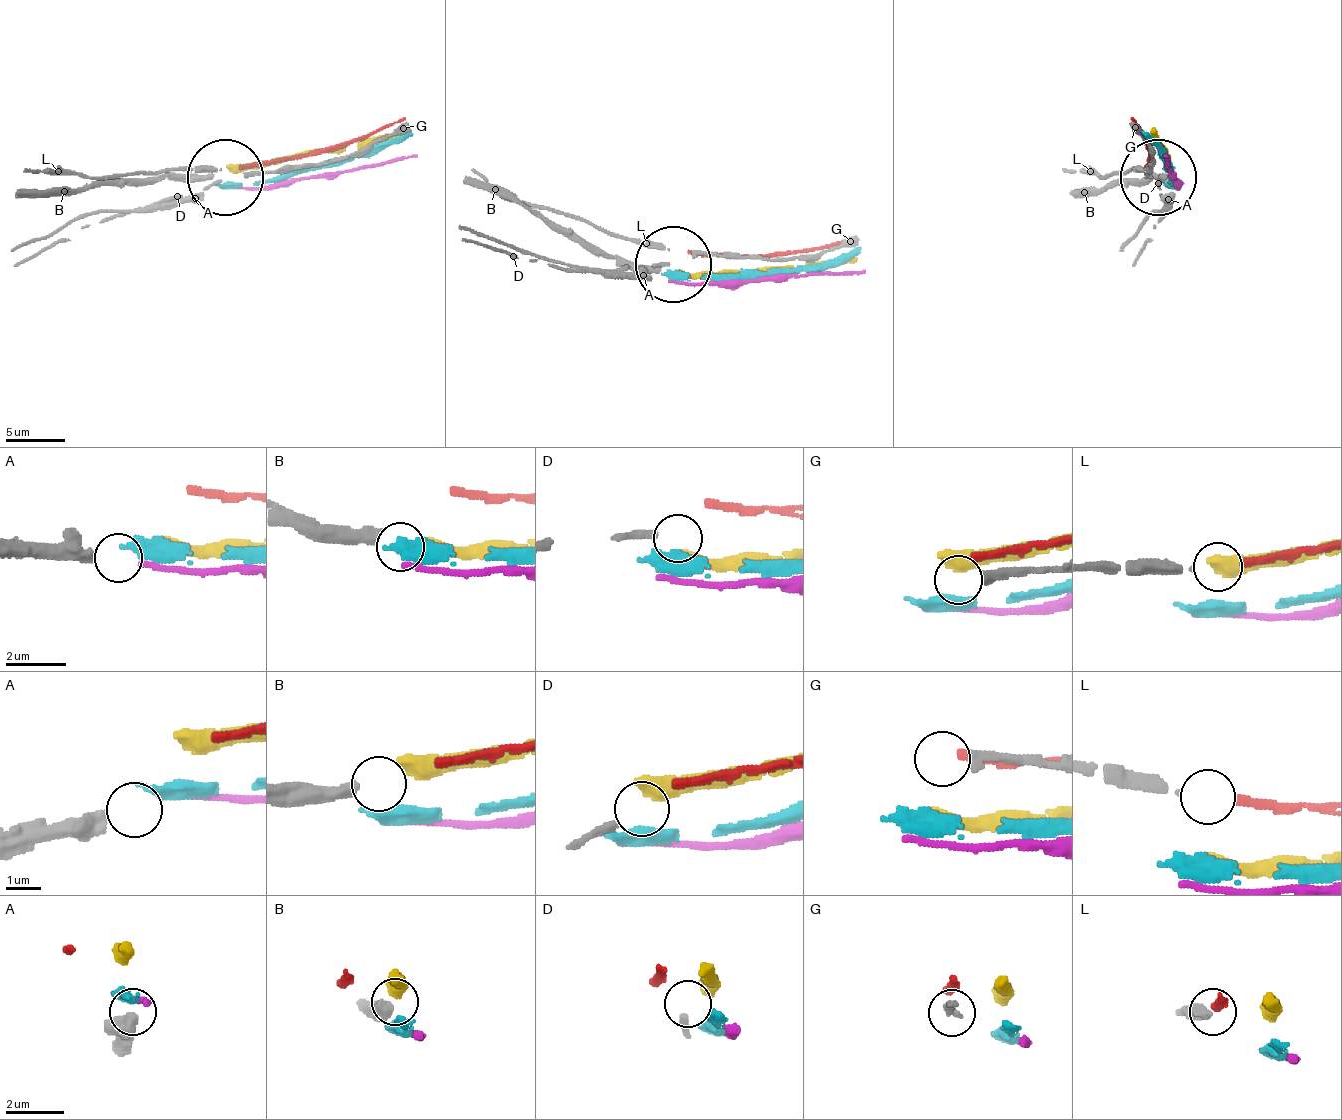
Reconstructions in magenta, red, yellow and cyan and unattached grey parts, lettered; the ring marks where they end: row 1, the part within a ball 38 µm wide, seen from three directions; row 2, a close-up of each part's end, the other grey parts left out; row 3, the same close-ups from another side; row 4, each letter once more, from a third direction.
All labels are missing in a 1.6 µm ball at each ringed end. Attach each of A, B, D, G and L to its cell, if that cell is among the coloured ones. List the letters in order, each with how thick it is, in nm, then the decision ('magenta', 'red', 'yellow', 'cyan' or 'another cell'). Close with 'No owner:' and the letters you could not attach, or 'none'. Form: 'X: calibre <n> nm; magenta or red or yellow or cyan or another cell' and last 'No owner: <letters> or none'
A: calibre 440 nm; magenta
B: calibre 380 nm; yellow
D: calibre 200 nm; another cell
G: calibre 280 nm; another cell
L: calibre 260 nm; red
No owner: D, G

